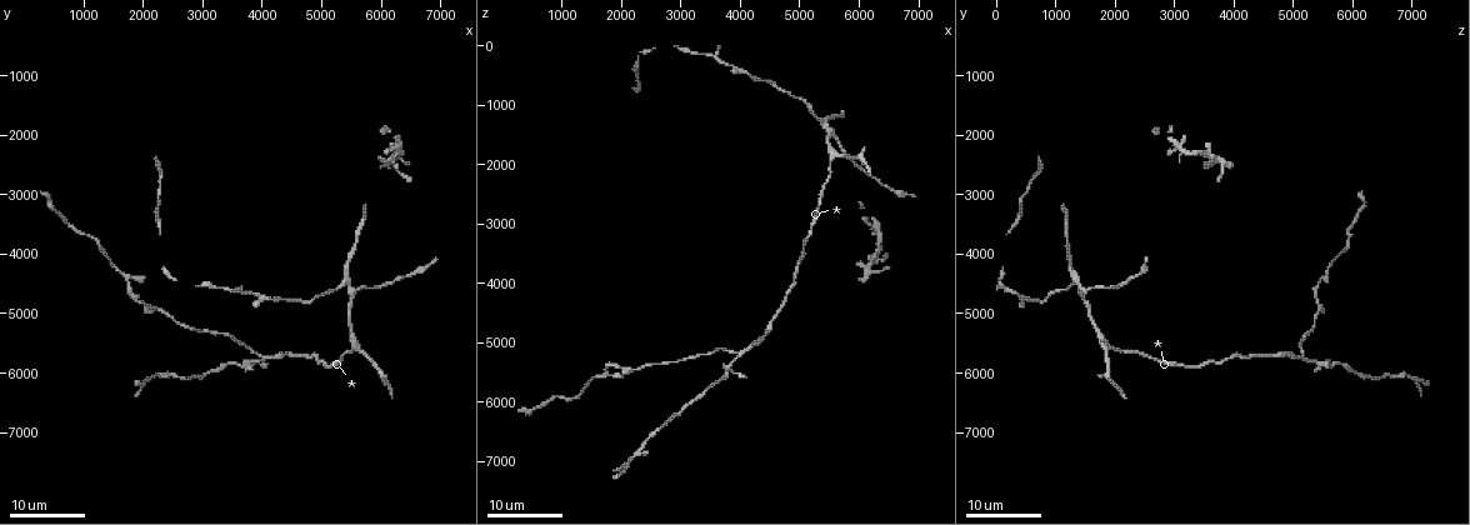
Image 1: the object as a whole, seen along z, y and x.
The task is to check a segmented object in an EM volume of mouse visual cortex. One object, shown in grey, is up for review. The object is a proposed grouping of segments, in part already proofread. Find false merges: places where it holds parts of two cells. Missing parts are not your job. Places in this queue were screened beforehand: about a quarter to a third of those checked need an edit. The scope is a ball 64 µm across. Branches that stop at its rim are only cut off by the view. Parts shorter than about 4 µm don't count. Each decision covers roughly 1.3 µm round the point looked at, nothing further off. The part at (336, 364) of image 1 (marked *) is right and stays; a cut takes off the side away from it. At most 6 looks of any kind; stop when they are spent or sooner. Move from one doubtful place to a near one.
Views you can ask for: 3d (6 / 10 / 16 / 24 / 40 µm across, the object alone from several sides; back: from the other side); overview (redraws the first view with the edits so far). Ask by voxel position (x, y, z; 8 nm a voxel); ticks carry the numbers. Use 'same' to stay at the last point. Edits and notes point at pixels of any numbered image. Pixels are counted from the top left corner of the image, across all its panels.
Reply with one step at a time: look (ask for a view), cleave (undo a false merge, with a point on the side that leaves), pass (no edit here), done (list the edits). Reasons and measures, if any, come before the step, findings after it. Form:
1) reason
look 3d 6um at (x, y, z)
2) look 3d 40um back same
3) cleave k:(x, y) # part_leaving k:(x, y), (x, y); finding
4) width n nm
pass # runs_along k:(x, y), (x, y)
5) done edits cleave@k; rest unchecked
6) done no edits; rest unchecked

look 3d 16um at (5350, 4500, 1350)

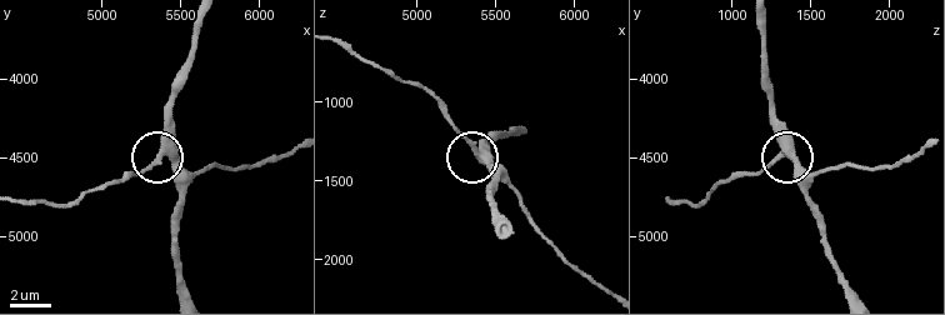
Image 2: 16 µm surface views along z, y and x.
look 3d 6um at (5380, 4480, 1300)

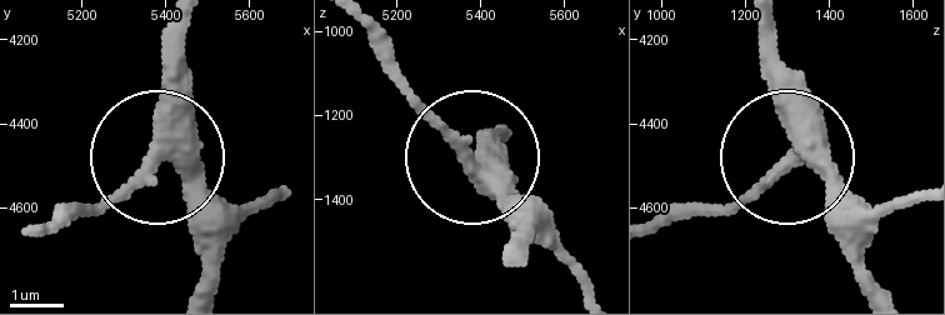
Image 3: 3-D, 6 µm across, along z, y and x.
look 3d 6um back at (5375, 4475, 1310)

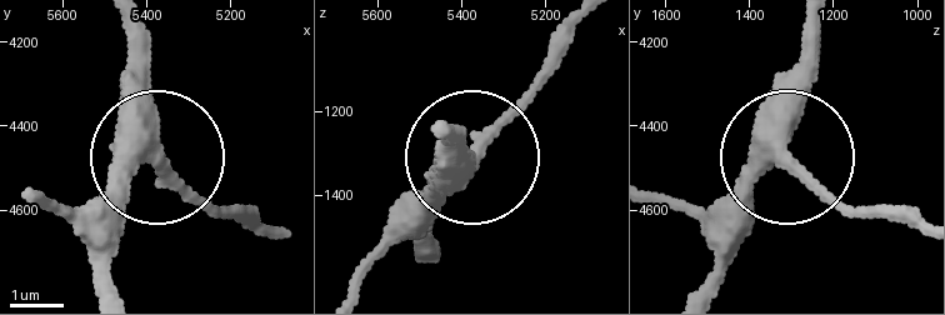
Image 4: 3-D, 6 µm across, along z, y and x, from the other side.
width 390 nm
pass # runs_along 4:(113, 291), (113, 210), (153, 153), (139, 23); continuous, no second cell

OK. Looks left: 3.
look 3d 16um at (5600, 5600, 1850)

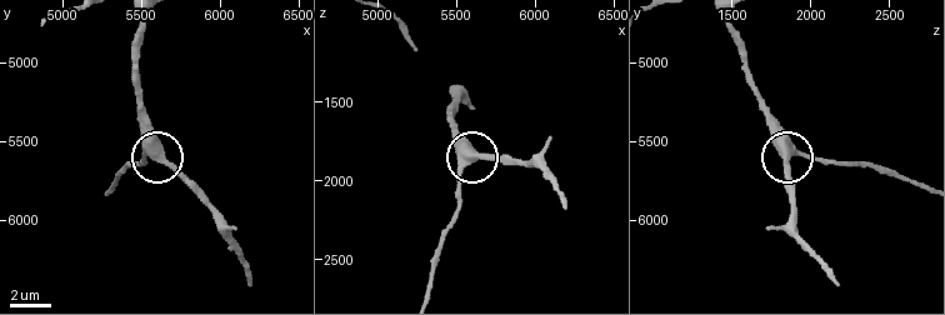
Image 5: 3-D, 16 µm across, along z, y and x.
zoom in
look 3d 6um at (5640, 5580, 1840)

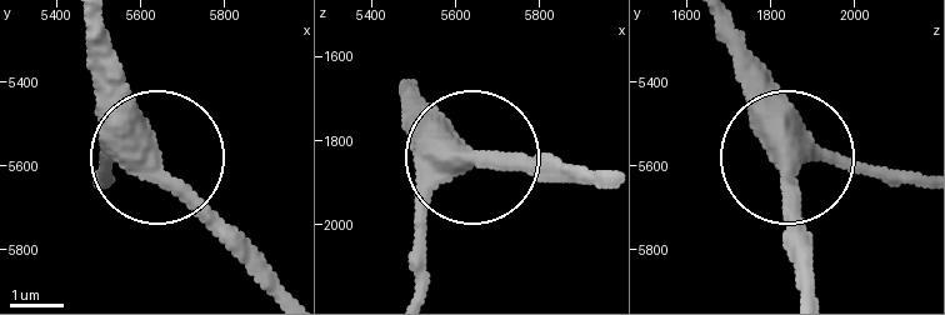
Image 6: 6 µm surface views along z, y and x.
side_arm 9 um
pass # continuous, no second cell

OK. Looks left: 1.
done no edits; rest unchecked

